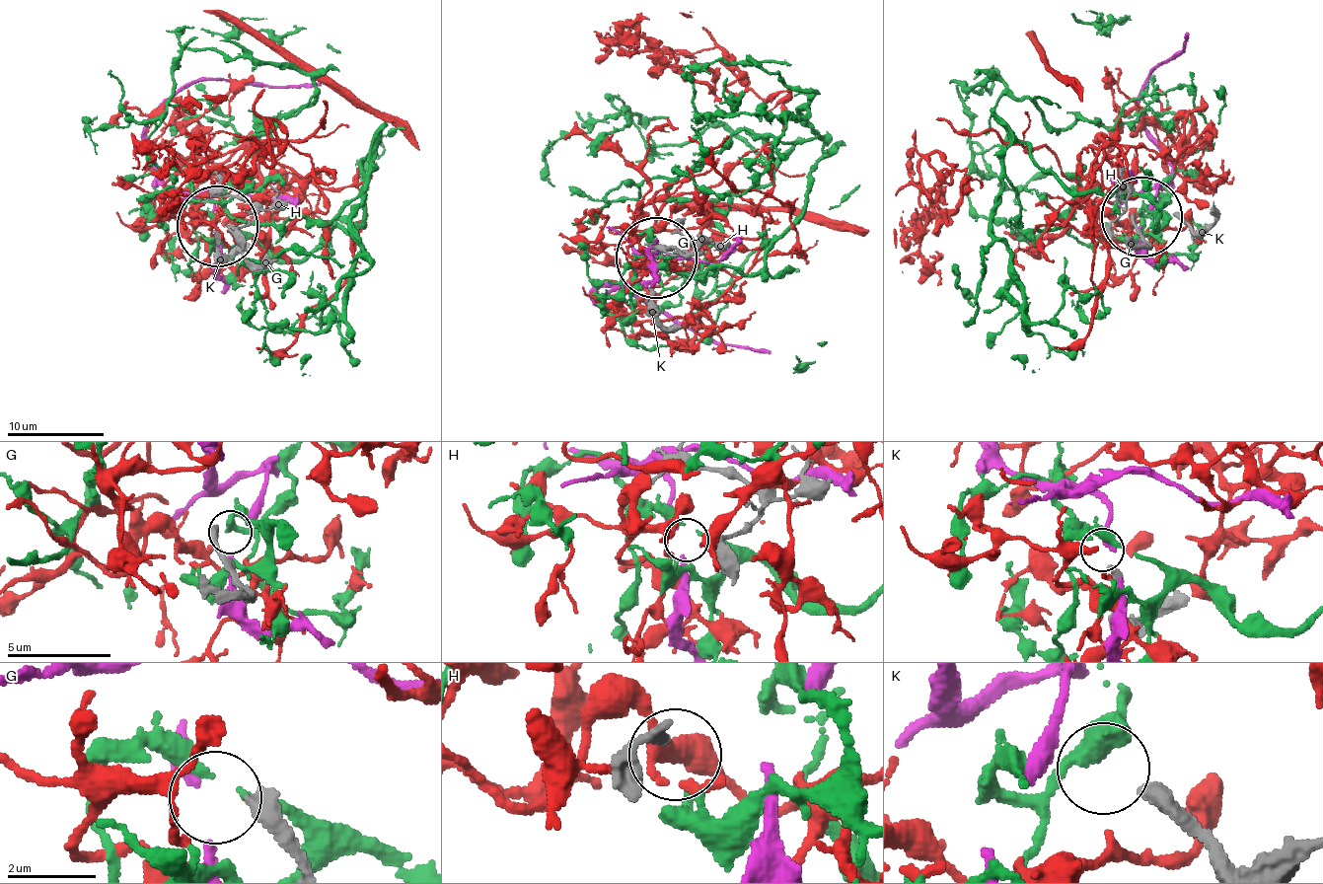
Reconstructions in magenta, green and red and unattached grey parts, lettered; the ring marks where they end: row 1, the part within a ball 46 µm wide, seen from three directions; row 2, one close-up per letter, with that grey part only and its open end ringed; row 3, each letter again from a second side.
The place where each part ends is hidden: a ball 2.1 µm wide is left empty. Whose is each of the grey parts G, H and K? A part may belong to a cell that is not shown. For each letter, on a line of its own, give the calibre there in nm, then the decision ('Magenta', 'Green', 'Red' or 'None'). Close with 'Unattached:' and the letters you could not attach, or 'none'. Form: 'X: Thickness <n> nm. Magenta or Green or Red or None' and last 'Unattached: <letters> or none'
G: Thickness 380 nm. None
H: Thickness 160 nm. Green
K: Thickness 380 nm. None
Unattached: G, K

